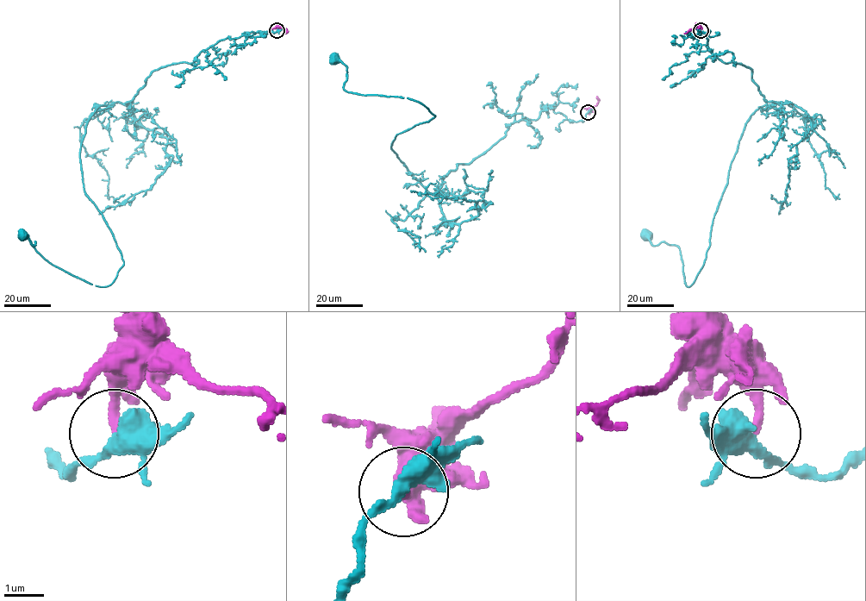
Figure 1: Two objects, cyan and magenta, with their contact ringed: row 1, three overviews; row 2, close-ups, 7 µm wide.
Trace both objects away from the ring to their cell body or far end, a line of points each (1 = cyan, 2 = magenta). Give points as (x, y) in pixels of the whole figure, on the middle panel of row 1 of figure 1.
1: (588, 112), (570, 122), (541, 105), (430, 193), (391, 143), (435, 115), (346, 91), (334, 59)
2: (588, 112), (596, 104), (596, 96)

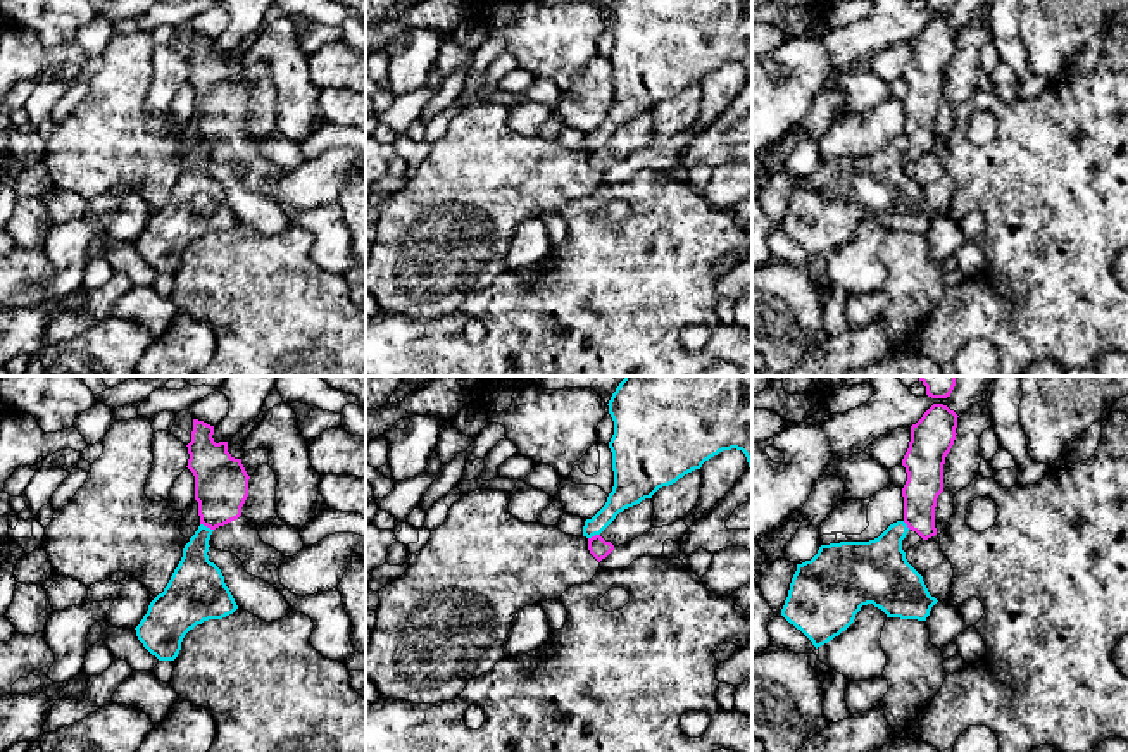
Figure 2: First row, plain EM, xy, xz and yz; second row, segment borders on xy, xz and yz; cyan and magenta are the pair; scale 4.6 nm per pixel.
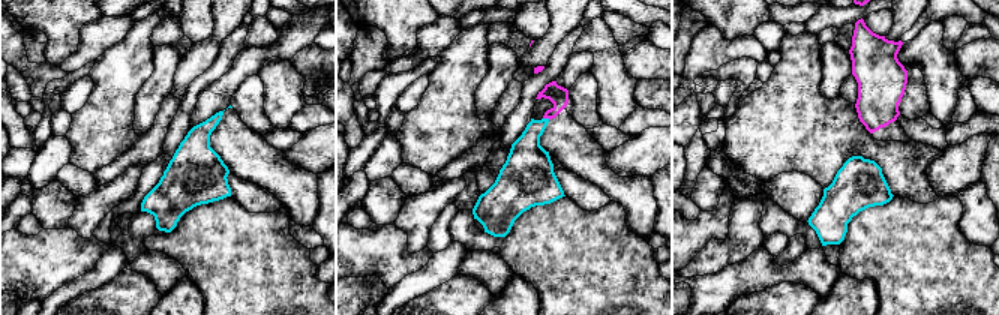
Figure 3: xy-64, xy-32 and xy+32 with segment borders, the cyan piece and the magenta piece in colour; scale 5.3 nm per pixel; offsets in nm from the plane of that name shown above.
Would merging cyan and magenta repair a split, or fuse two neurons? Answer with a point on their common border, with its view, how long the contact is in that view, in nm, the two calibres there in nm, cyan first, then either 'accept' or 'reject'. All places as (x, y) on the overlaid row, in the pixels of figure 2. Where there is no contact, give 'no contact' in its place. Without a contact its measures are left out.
meets cyan in xy at (206, 526); contact 70 nm long; 200 nm thick on the cyan side, 260 nm on the other; reject

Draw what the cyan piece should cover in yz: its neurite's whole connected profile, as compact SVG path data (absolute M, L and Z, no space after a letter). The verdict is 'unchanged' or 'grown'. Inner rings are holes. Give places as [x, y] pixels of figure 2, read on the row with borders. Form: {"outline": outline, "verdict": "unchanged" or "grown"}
{"outline": "M897 521L869 542L821 545L811 561L797 564L781 616L816 649L845 631L868 604L881 609L887 617L926 621L938 600L930 595L923 576L906 559L902 540L907 531L907 524Z", "verdict": "unchanged"}

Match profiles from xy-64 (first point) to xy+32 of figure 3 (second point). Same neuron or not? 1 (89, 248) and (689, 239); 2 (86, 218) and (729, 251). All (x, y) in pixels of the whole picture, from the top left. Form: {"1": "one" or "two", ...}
{"1": "one", "2": "one"}

